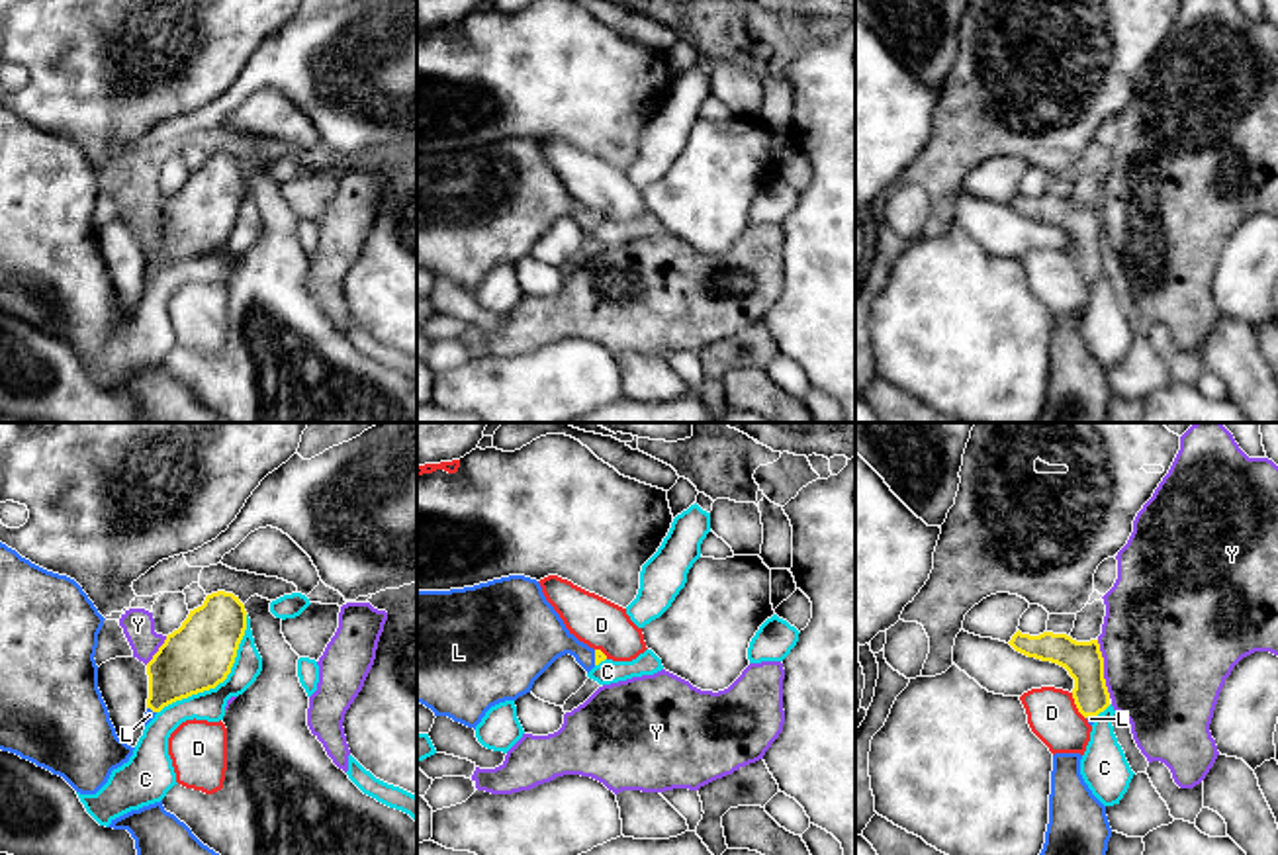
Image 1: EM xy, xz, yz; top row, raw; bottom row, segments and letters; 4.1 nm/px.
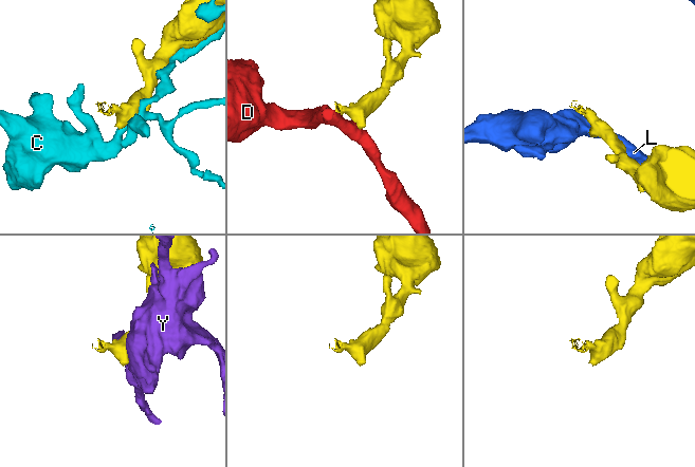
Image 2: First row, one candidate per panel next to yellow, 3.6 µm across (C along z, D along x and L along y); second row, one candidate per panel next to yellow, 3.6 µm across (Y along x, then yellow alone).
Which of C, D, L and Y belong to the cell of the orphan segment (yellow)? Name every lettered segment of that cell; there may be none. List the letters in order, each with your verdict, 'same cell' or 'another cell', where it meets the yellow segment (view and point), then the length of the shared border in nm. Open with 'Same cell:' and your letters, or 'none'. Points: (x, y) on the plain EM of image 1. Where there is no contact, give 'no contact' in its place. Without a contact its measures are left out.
Same cell: L
C: another cell; meets yellow in xy at (222, 243); contact 550 nm long
D: another cell; meets yellow in yz at (1077, 269); contact 130 nm long
L: same cell; meets yellow in xz at (595, 220); contact 60 nm long
Y: another cell; meets yellow in yz at (1102, 231); contact 240 nm long

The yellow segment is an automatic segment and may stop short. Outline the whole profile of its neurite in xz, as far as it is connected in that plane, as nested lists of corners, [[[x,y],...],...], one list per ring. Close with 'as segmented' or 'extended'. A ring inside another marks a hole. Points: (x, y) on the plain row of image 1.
[[[509,137],[464,151],[417,153],[417,264],[434,278],[476,292],[491,268],[530,254],[534,243],[566,215],[587,235],[607,221],[566,190],[536,141]]]; extended

